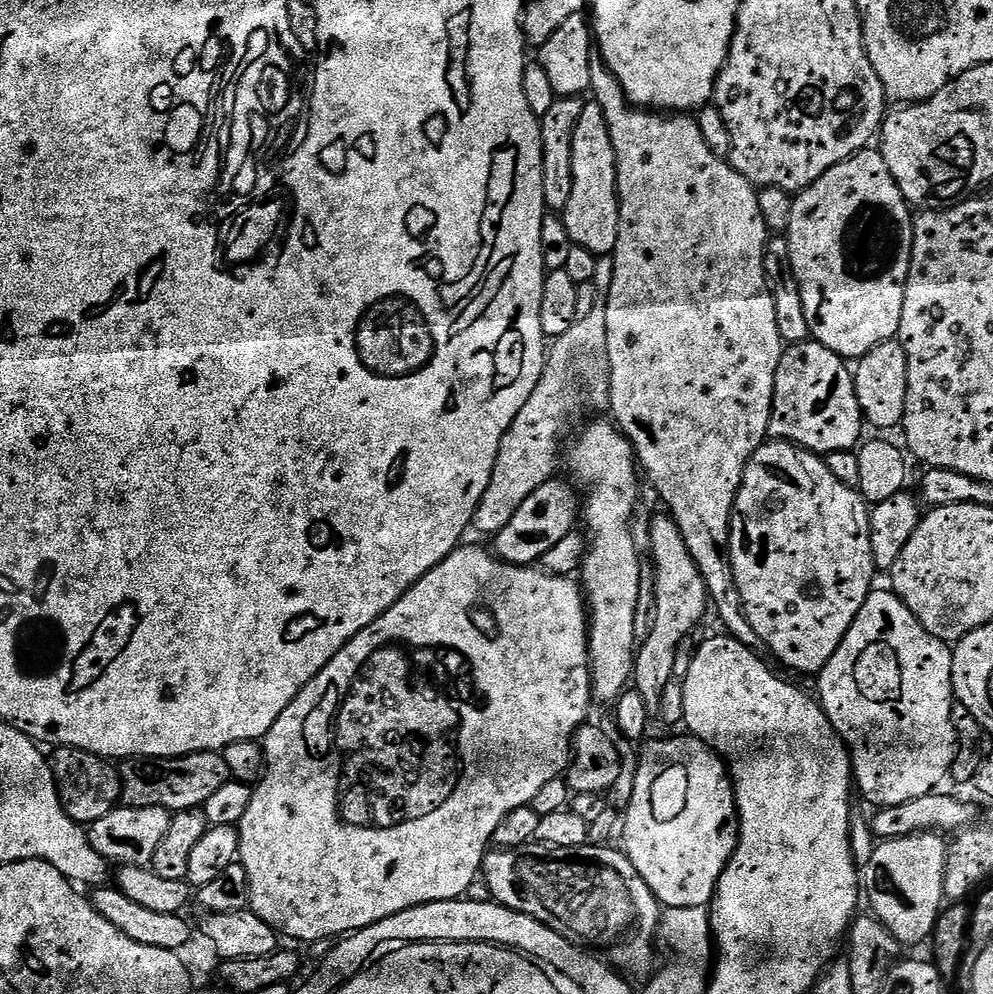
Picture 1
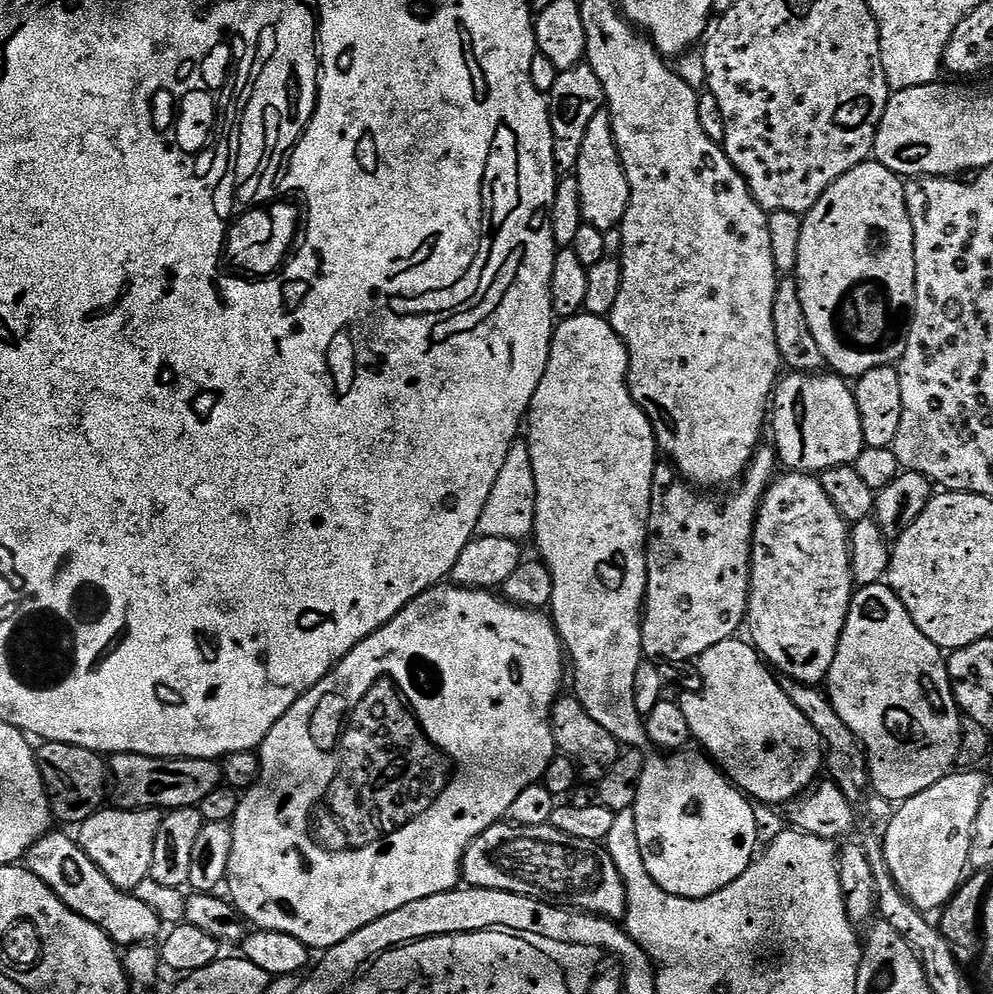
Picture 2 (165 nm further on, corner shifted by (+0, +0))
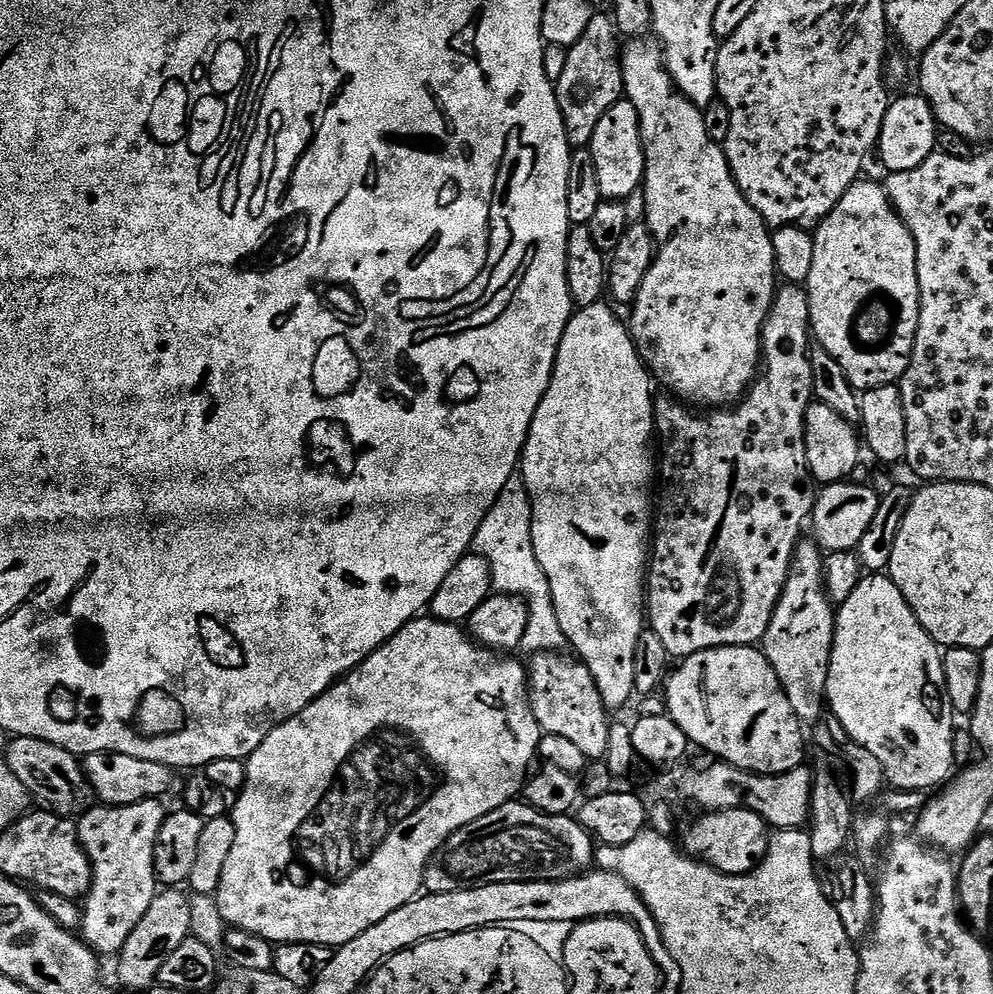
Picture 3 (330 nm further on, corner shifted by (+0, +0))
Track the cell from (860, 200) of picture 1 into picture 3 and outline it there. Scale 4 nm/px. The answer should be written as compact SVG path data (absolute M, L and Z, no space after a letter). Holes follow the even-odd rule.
M861 178L842 194L838 206L830 210L830 214L825 220L820 221L814 229L814 266L810 270L810 278L806 285L808 293L808 309L810 310L810 332L815 343L821 348L825 348L836 361L838 366L846 374L846 378L857 390L867 390L896 384L910 366L910 358L914 350L914 342L918 334L918 318L920 317L920 283L918 282L918 270L916 269L916 243L912 237L912 232L904 224L904 219L896 212L892 200L888 196L887 187L883 183L875 184L872 180Z

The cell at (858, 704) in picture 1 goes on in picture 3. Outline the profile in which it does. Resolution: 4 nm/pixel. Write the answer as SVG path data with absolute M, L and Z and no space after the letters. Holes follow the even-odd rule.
M887 574L865 575L854 594L839 605L828 667L826 704L831 715L842 722L849 739L876 761L883 779L887 783L889 780L893 789L935 789L953 775L954 709L946 690L942 649L920 625L914 610L910 610L906 598L902 598L902 590L894 586Z

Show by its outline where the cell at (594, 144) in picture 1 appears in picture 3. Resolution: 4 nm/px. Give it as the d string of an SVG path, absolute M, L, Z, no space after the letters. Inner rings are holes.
M621 98L598 118L598 126L594 126L594 138L590 145L594 158L594 170L598 170L598 190L604 200L625 201L634 190L644 183L644 147L640 138L638 112L627 100Z

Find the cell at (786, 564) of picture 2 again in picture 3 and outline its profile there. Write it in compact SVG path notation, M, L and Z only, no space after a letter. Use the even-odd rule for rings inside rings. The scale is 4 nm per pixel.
M801 539L796 545L796 557L792 559L786 586L762 641L763 654L774 674L778 674L786 698L790 698L790 706L804 726L815 724L825 715L828 667L836 633L836 612L828 599L828 591L824 589L824 557L820 545L811 539Z

